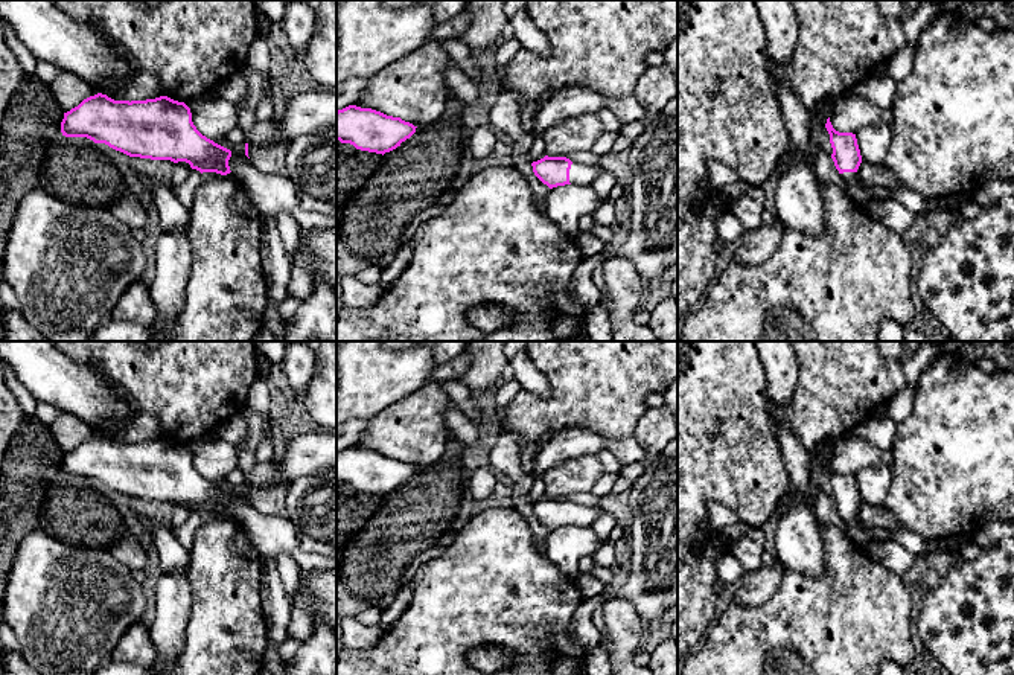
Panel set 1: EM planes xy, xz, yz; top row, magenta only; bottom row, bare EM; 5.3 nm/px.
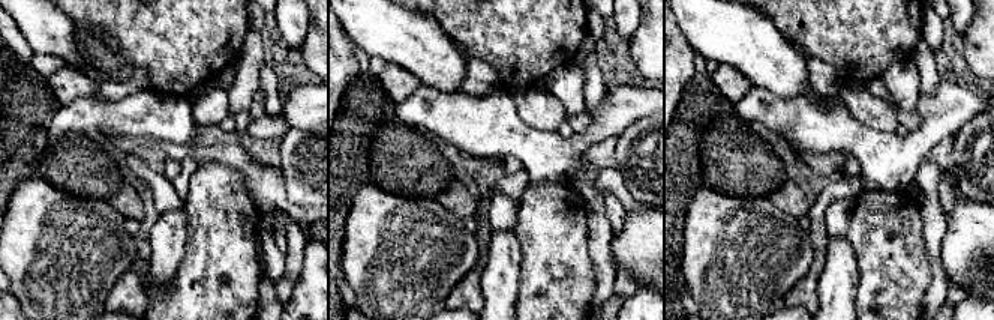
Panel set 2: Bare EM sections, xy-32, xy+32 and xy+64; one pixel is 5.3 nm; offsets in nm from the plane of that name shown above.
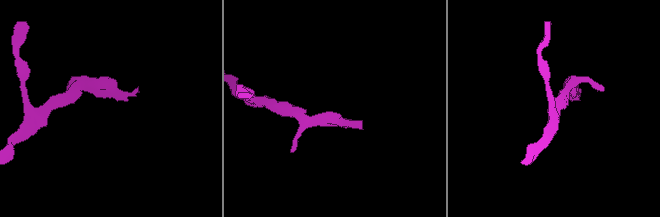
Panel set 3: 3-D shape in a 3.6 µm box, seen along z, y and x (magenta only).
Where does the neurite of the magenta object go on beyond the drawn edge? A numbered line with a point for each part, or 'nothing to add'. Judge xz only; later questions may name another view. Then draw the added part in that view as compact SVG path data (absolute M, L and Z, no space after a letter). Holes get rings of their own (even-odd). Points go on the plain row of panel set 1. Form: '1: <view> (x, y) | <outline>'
1: xz (580, 515) | M572 503L569 524L574 527L591 527L595 523L598 512L598 507Z

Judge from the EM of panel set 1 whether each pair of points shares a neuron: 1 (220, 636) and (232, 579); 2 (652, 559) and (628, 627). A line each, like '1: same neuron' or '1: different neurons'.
1: same neuron
2: different neurons

